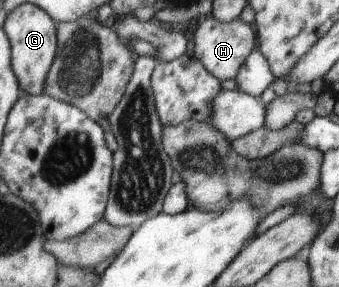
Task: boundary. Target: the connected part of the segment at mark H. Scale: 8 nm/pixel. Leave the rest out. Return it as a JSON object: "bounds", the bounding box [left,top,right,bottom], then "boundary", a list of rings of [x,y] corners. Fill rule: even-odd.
{"bounds":[190,16,257,81],"boundary":[[[213,16],[206,17],[204,22],[200,21],[190,36],[194,41],[194,56],[218,81],[235,79],[246,58],[257,47],[257,34],[254,26],[245,23],[241,18],[221,22]]]}

